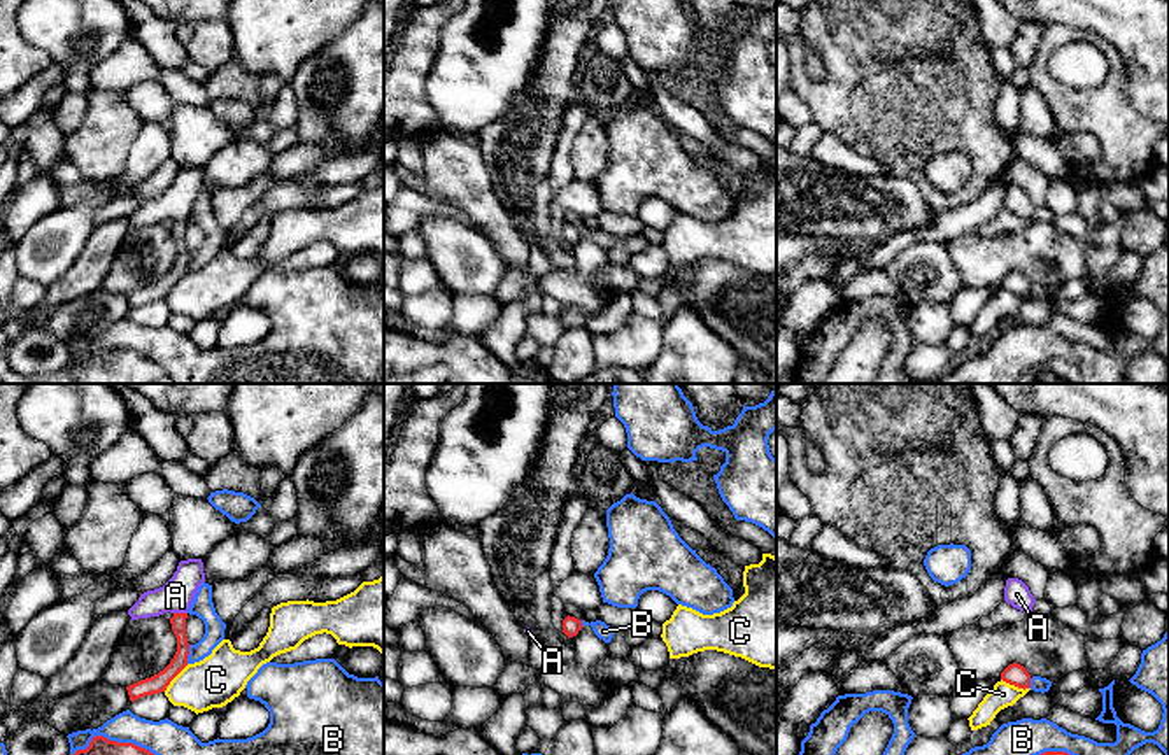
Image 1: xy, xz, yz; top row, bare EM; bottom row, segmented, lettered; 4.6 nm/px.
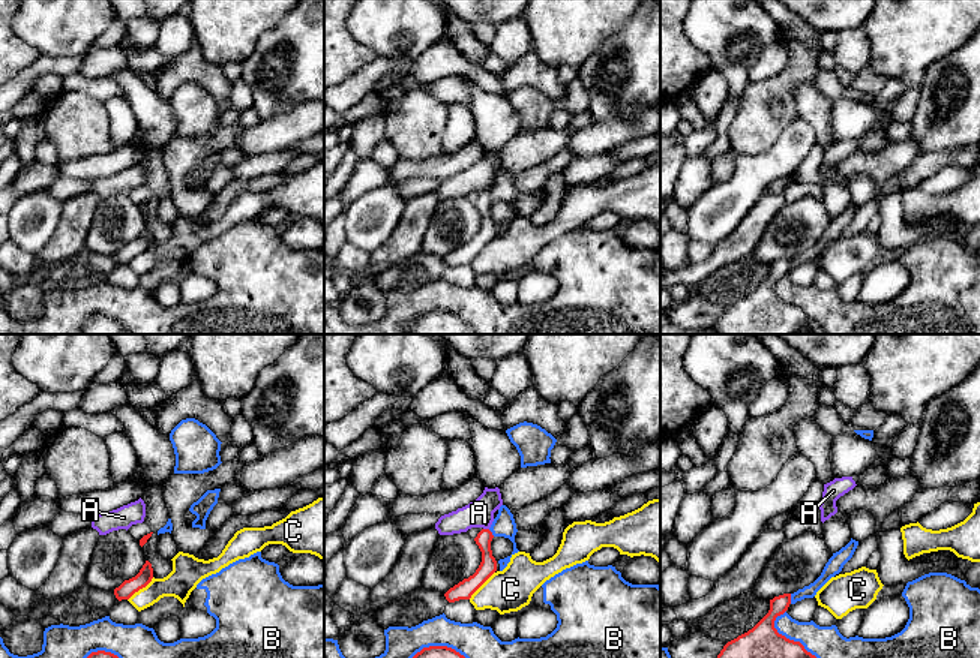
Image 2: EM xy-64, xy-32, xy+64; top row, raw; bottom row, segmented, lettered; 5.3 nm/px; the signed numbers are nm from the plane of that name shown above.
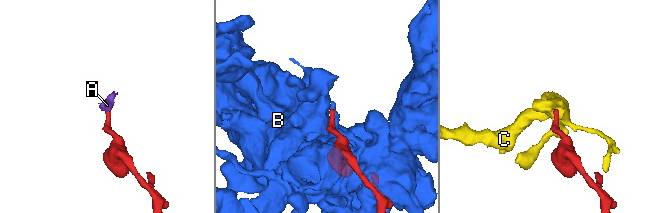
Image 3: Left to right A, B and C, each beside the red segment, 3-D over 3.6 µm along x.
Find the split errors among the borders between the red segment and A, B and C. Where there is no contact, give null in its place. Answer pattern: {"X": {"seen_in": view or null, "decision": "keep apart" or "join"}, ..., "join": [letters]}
{"A": {"seen_in": "xy", "decision": "join"}, "B": {"seen_in": "xy", "decision": "keep apart"}, "C": {"seen_in": "yz", "decision": "keep apart"}, "join": ["A"]}

